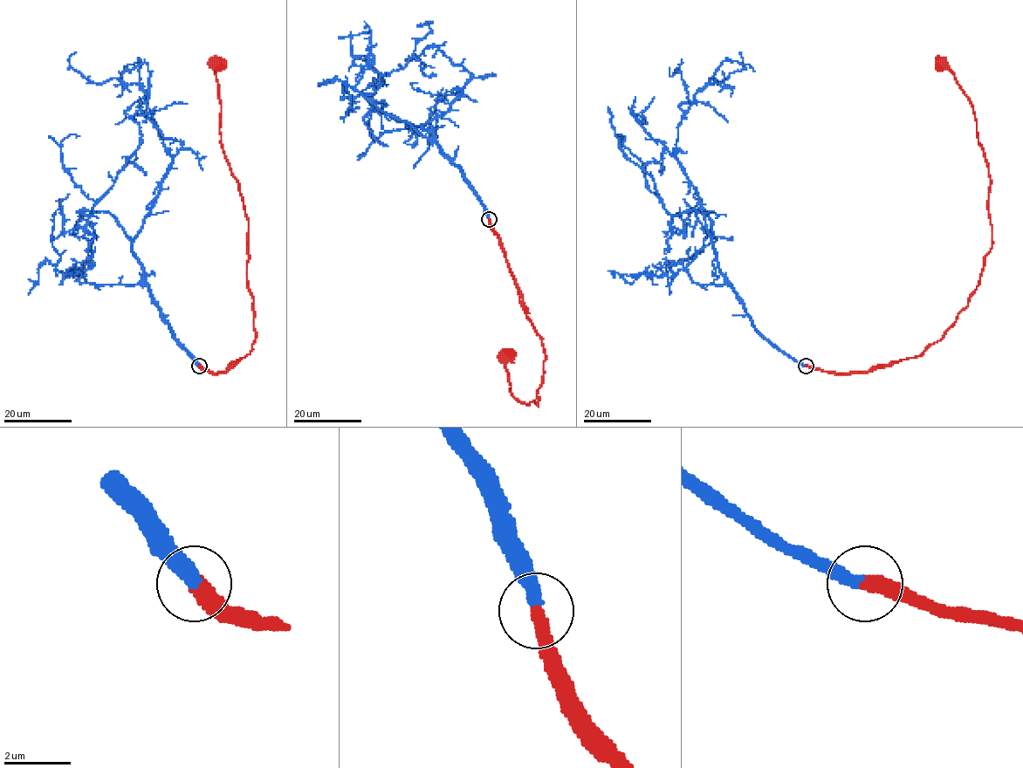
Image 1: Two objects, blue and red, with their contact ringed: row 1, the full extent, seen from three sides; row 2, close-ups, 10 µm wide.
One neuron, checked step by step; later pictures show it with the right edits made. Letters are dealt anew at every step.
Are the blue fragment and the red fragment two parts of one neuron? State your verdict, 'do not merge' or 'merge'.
merge

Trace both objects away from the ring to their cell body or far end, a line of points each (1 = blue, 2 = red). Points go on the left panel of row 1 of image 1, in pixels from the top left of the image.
1: (198, 366), (175, 337), (132, 249), (171, 155), (138, 83), (94, 83), (72, 68), (75, 51)
2: (198, 366), (209, 373), (224, 373), (246, 356), (256, 338), (247, 280), (248, 218), (221, 142), (217, 62)

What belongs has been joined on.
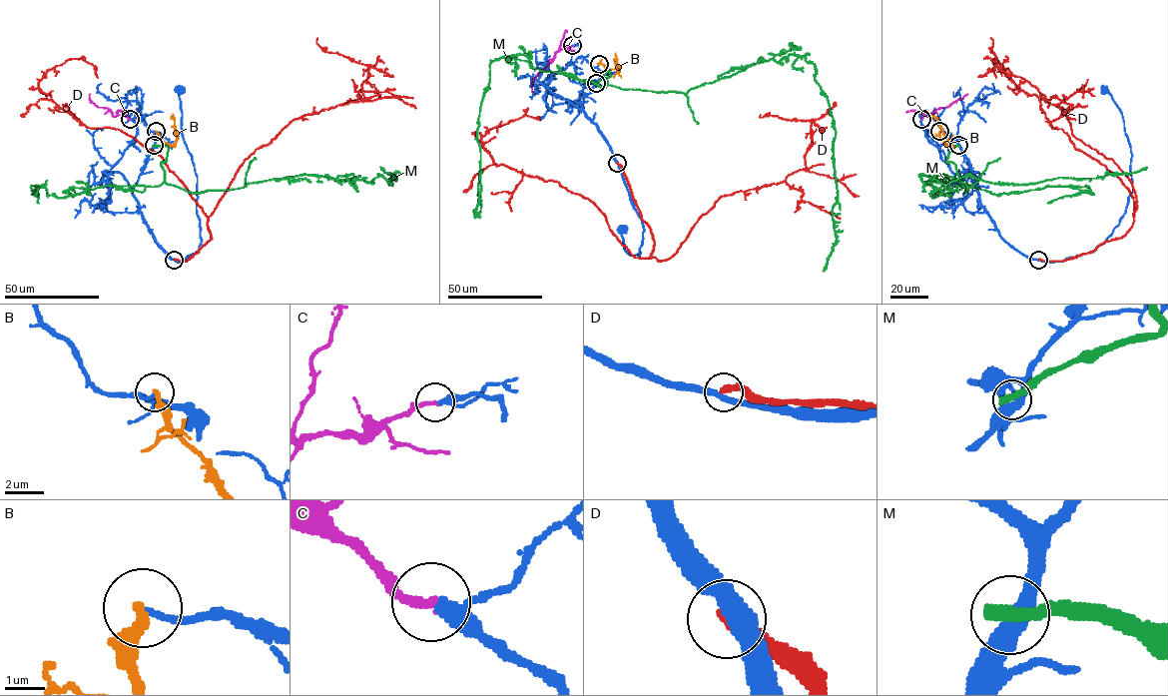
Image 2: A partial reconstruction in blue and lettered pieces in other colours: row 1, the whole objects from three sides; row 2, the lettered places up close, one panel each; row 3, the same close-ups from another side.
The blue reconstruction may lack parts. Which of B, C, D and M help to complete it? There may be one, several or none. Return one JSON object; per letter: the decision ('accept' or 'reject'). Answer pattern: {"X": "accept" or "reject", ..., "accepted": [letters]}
{"B": "reject", "C": "accept", "D": "reject", "M": "reject", "accepted": ["C"]}

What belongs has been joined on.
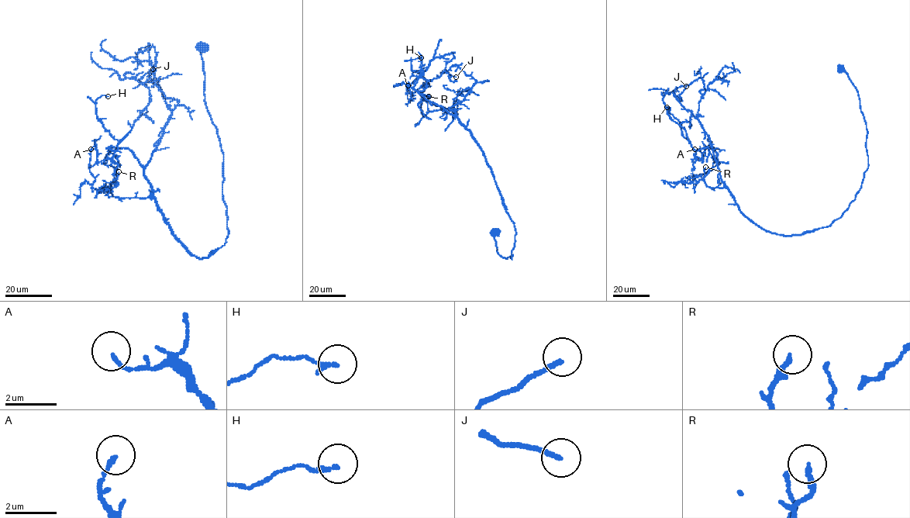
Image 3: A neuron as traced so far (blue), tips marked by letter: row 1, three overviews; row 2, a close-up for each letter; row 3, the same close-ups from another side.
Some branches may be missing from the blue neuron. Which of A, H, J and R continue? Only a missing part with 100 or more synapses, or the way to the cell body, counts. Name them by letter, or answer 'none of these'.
none of these

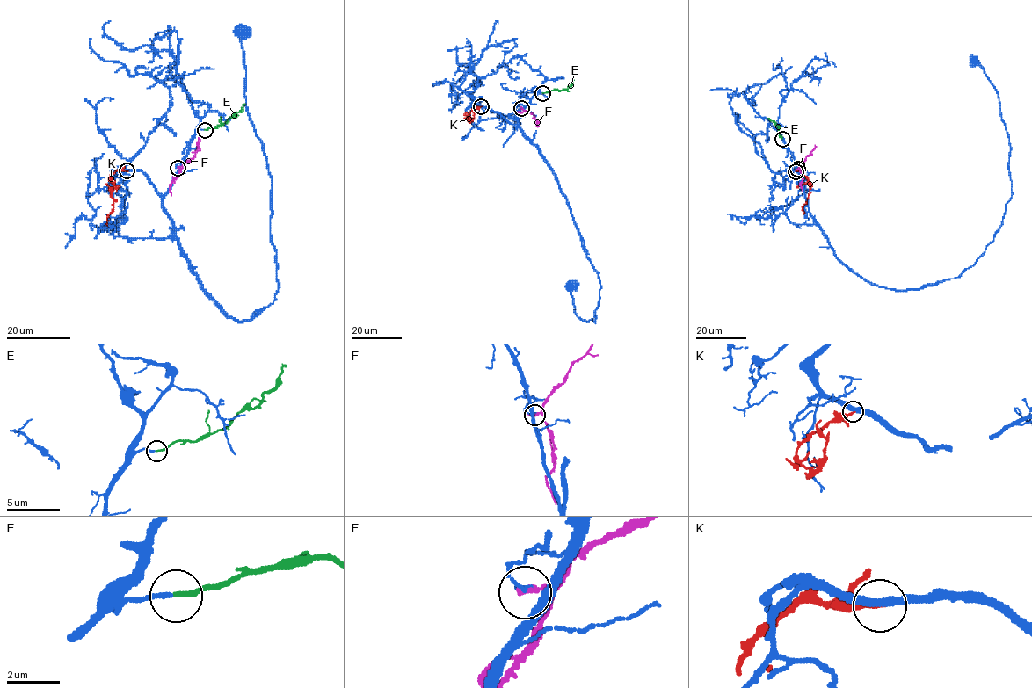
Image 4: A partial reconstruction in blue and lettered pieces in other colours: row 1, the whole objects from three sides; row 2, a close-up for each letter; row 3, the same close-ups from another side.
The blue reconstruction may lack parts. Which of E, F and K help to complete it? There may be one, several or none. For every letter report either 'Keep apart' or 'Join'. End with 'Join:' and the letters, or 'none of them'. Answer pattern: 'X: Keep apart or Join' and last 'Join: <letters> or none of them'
E: Join
F: Keep apart
K: Keep apart
Join: E

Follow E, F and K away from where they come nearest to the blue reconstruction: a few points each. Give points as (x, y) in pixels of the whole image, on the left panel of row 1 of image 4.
E: (205, 130), (226, 123), (241, 110), (243, 104)
F: (178, 168), (193, 157), (198, 137)
K: (127, 170), (116, 170), (110, 177), (113, 184), (112, 198), (113, 203), (106, 225)

